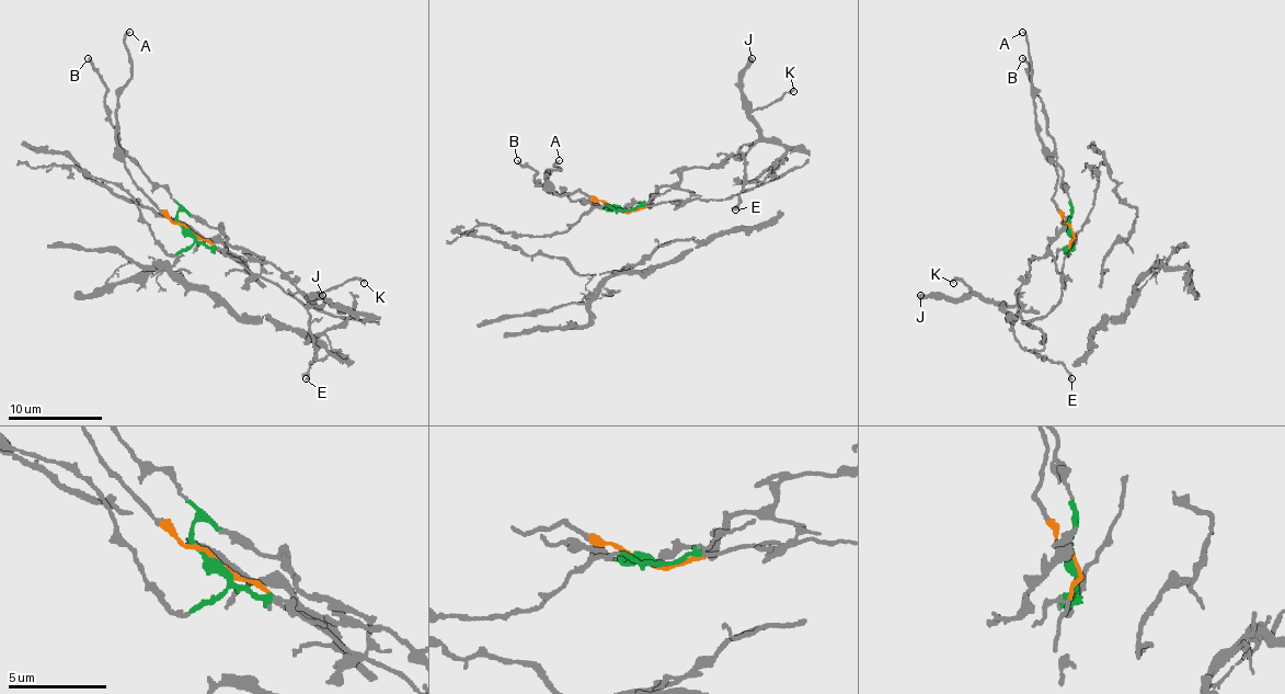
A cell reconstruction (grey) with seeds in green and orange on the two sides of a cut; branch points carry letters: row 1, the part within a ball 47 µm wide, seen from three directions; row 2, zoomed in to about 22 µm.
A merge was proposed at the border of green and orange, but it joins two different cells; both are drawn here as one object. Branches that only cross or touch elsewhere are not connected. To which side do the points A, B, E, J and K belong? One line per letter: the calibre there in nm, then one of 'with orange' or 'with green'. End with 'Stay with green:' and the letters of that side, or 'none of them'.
A: 200 nm thick; with orange
B: 220 nm thick; with green
E: 220 nm thick; with green
J: 400 nm thick; with green
K: 180 nm thick; with green
Stay with green: B, E, J, K

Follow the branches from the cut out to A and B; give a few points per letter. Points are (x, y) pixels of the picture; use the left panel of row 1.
A: (188, 230), (162, 212), (132, 179), (117, 146), (117, 91), (132, 75), (132, 56), (125, 37), (129, 32)
B: (188, 230), (176, 218), (179, 204), (172, 195), (152, 183), (122, 148), (111, 122), (105, 87), (87, 58)

